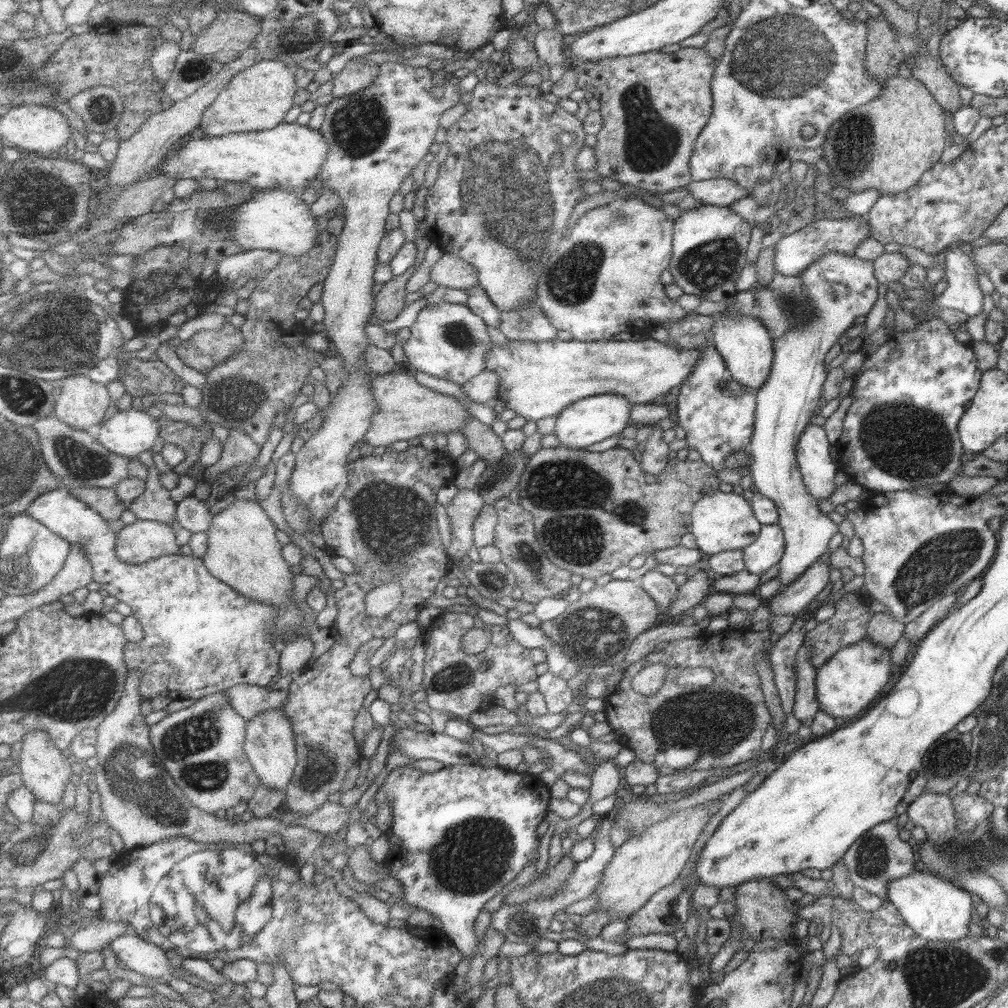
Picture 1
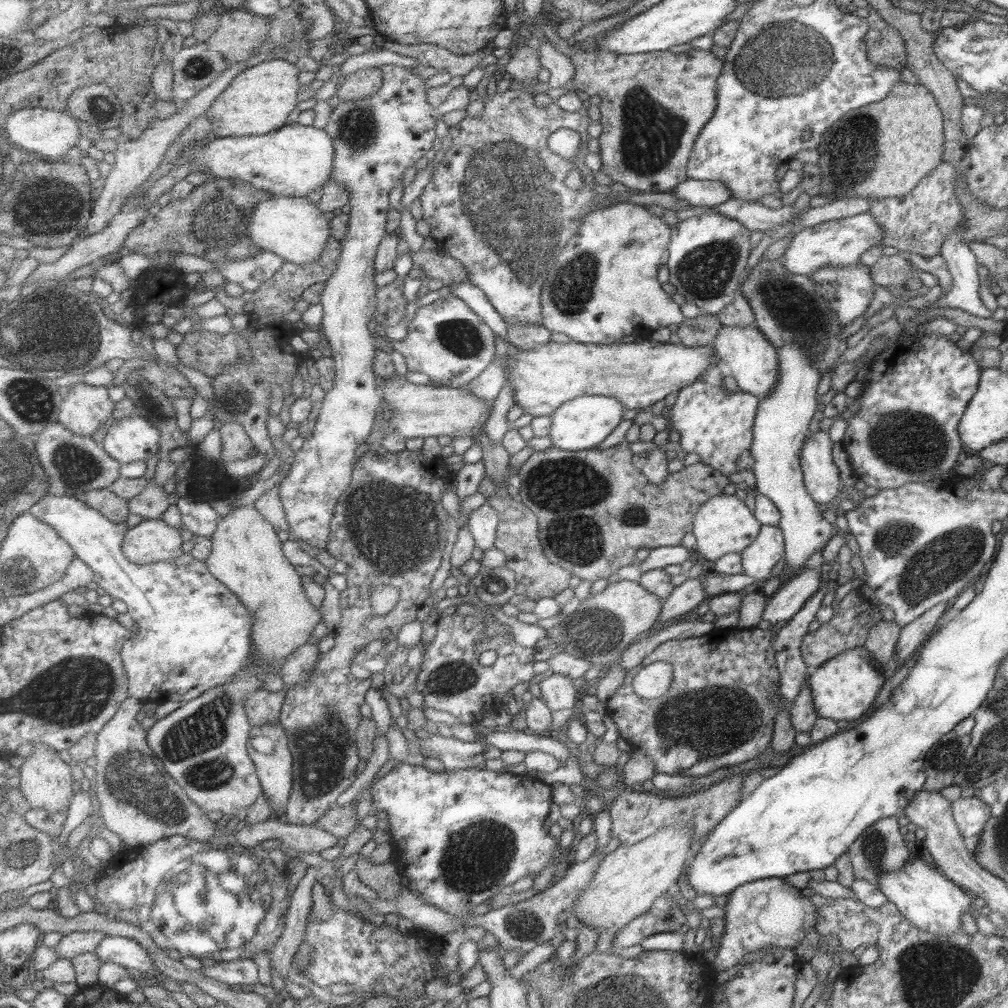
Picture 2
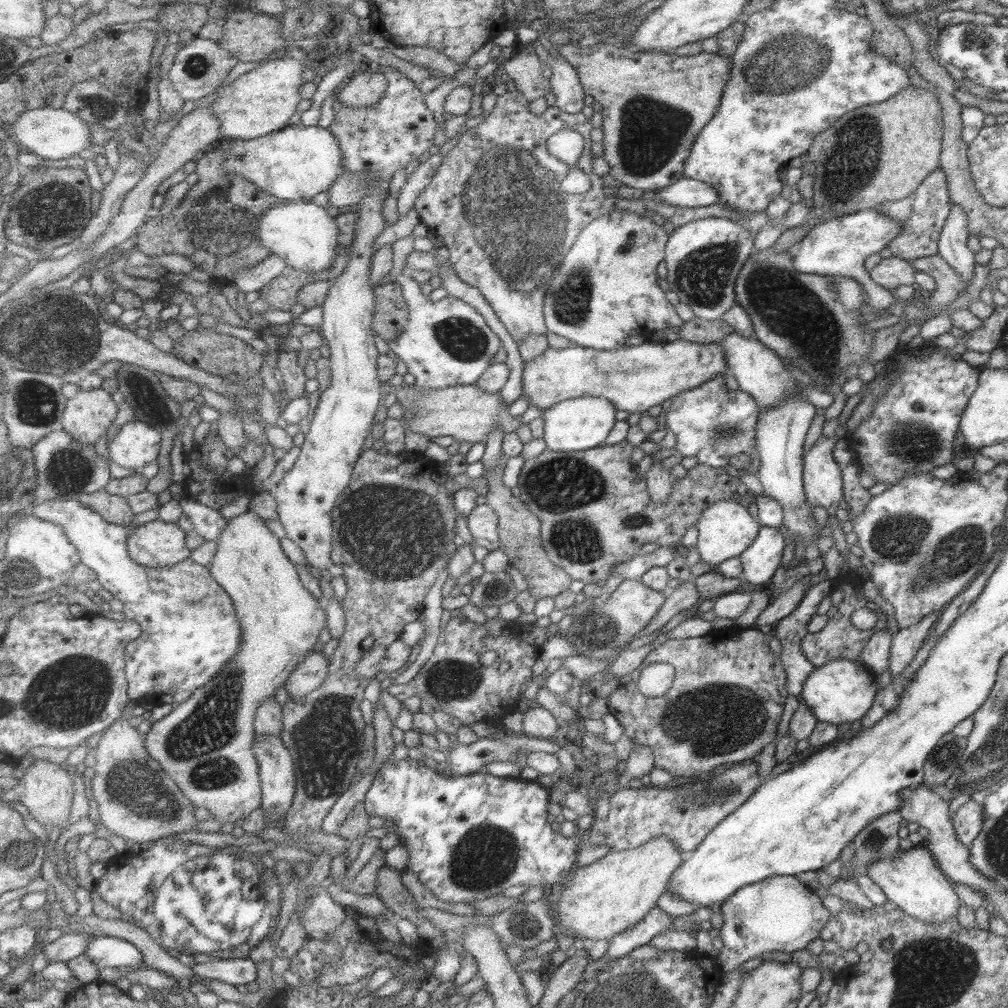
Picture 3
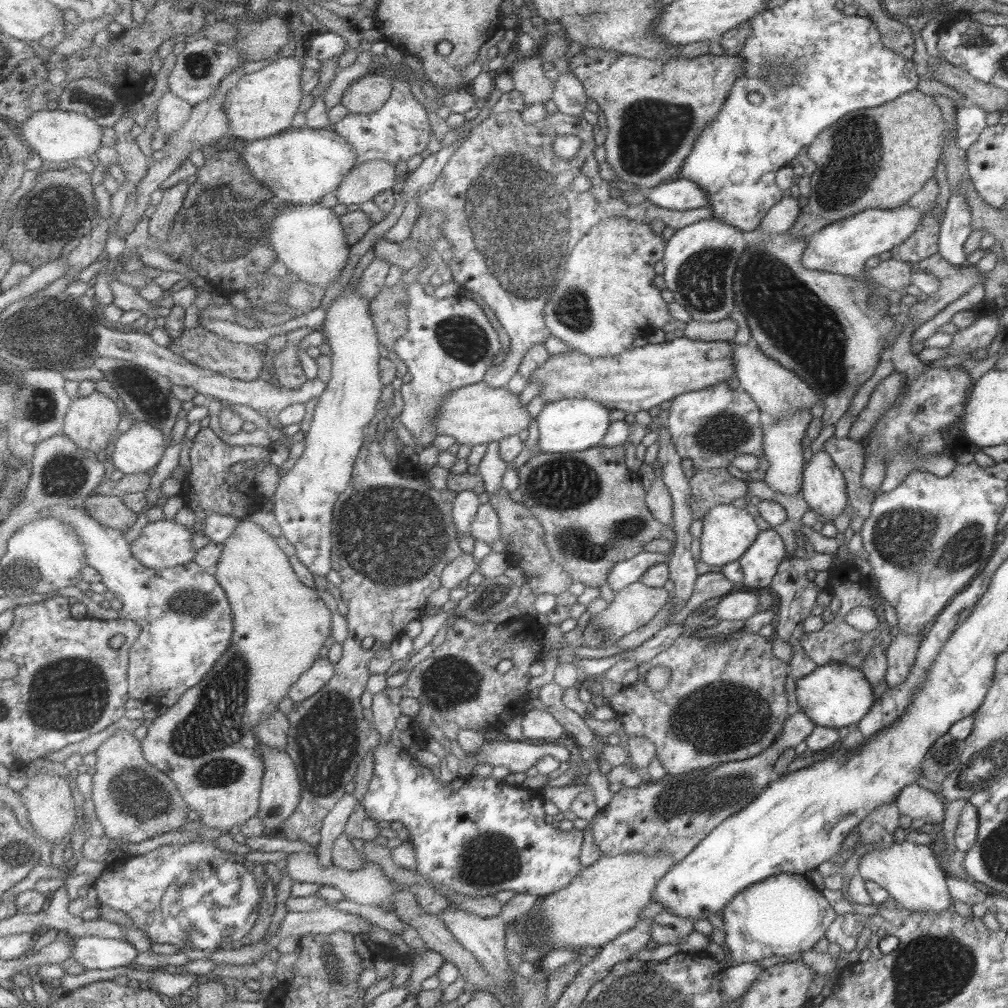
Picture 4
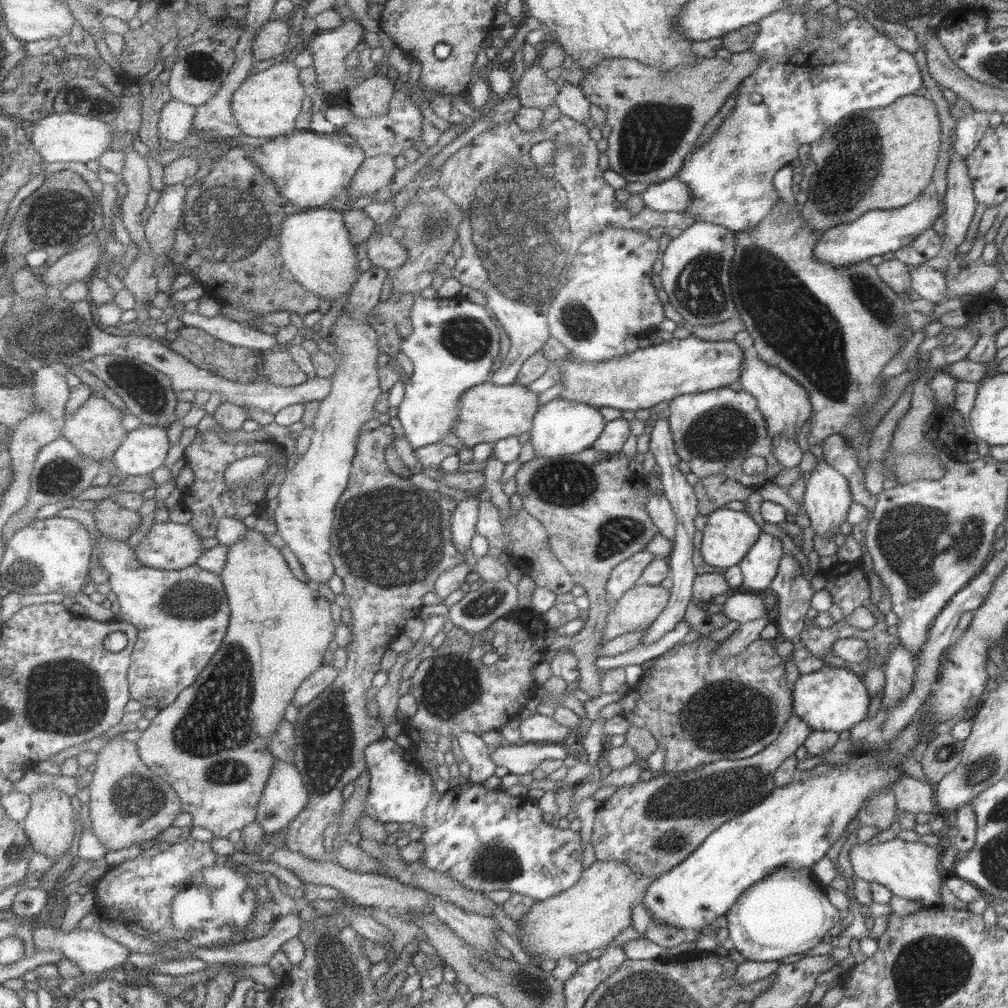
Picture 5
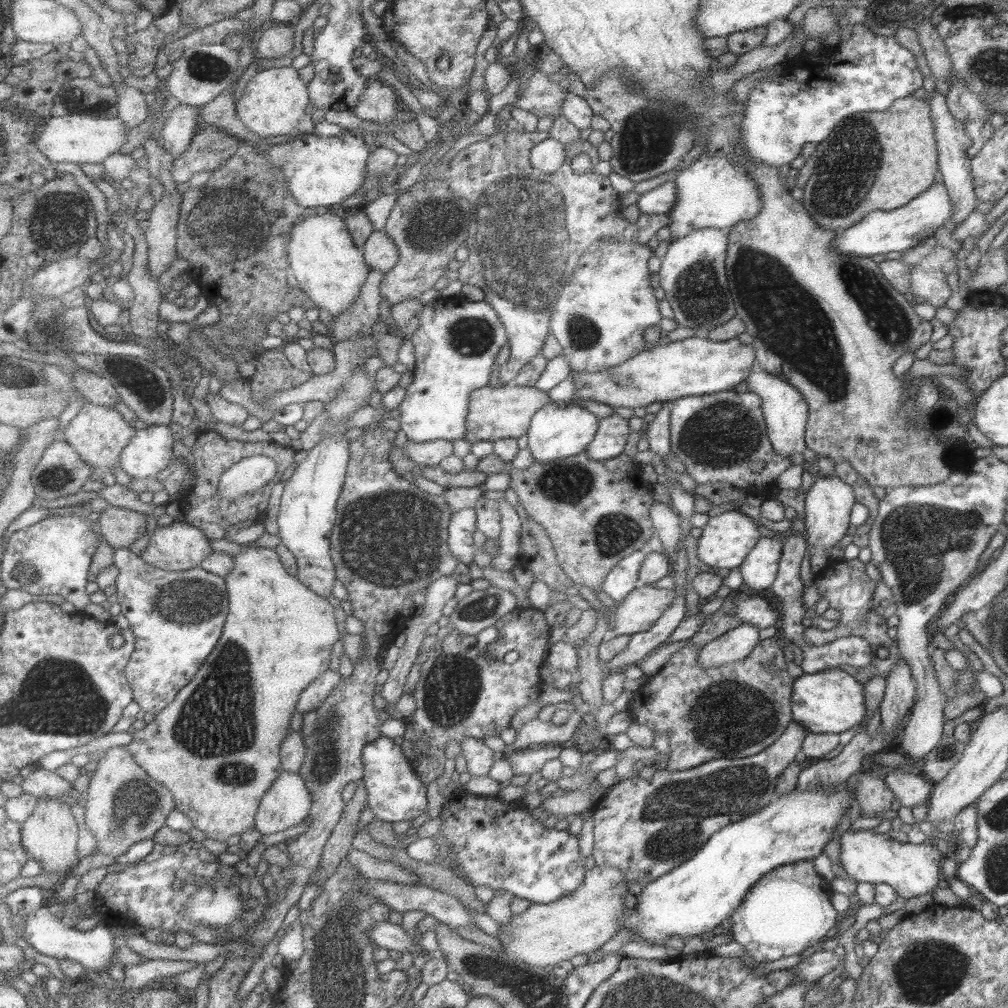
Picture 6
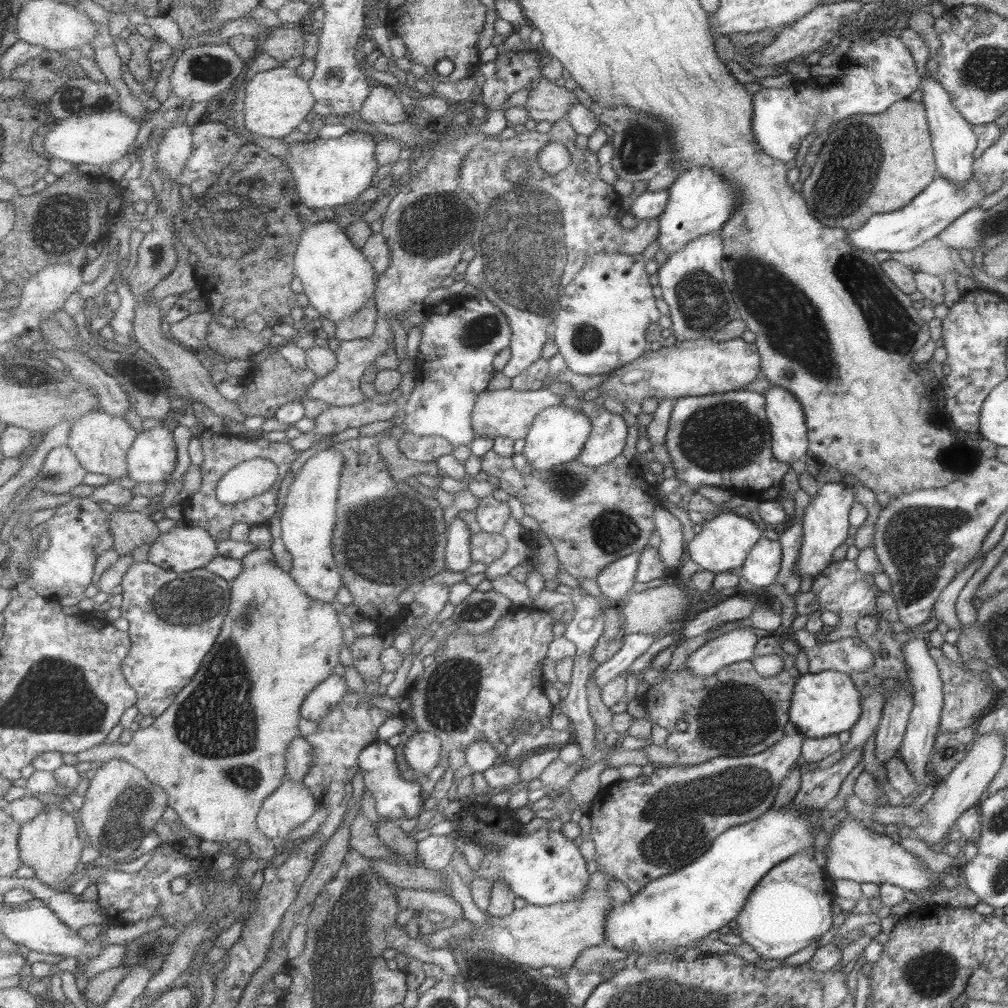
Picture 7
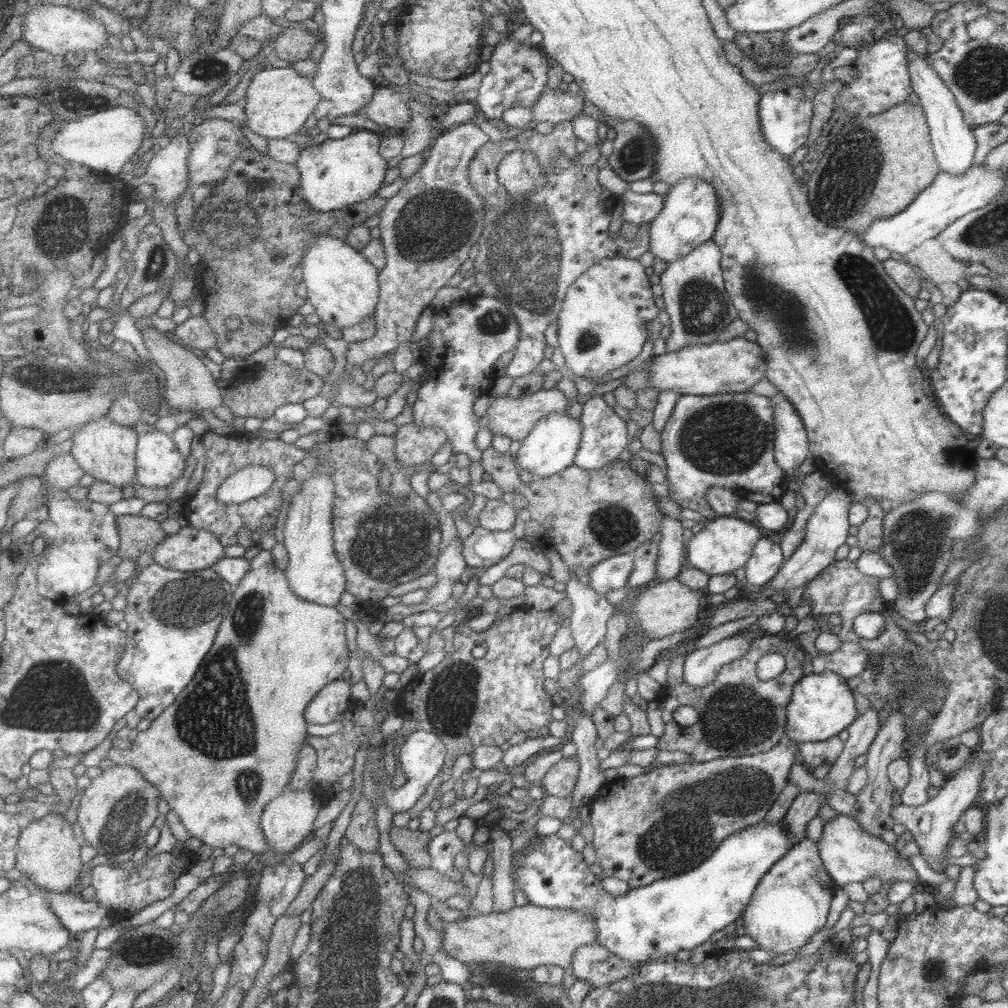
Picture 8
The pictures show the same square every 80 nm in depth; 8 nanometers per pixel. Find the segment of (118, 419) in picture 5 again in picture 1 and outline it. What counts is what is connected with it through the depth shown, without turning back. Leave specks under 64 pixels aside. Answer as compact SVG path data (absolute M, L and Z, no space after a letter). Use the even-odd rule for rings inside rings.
M76 374L63 378L60 389L62 394L58 398L56 416L77 430L95 431L100 422L105 420L111 402L115 402L109 396L105 384L99 384L86 375Z

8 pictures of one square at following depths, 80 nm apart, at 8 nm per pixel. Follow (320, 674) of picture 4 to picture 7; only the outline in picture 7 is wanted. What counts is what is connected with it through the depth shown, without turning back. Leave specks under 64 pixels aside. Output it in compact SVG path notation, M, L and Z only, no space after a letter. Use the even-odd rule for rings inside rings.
M333 675L325 683L321 683L307 697L301 708L301 716L307 720L321 723L341 701L347 697L350 688L344 677Z

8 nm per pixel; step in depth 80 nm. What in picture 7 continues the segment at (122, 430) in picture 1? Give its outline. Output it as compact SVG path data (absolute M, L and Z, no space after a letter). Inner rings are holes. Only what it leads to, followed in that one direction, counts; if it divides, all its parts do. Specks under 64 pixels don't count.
M158 424L143 430L131 447L129 478L135 483L165 484L178 466L174 431Z

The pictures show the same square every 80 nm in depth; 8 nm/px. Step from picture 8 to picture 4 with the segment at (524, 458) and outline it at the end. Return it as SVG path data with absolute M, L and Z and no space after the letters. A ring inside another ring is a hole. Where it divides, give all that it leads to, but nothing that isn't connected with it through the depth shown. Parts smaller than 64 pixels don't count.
M586 398L561 399L545 403L534 419L537 425L537 448L540 453L582 452L598 446L610 425L609 408Z

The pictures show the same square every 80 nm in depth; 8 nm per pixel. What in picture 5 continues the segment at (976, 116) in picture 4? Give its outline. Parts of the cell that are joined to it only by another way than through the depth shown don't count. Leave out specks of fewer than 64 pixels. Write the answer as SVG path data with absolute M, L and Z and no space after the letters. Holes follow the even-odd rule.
M971 107L962 118L956 121L954 152L960 157L966 157L976 149L982 134L988 129L987 119L990 113L981 112Z

